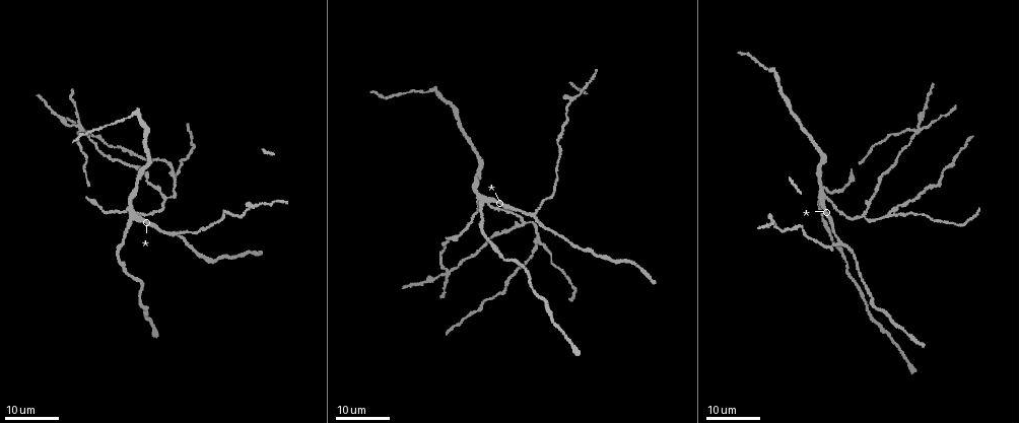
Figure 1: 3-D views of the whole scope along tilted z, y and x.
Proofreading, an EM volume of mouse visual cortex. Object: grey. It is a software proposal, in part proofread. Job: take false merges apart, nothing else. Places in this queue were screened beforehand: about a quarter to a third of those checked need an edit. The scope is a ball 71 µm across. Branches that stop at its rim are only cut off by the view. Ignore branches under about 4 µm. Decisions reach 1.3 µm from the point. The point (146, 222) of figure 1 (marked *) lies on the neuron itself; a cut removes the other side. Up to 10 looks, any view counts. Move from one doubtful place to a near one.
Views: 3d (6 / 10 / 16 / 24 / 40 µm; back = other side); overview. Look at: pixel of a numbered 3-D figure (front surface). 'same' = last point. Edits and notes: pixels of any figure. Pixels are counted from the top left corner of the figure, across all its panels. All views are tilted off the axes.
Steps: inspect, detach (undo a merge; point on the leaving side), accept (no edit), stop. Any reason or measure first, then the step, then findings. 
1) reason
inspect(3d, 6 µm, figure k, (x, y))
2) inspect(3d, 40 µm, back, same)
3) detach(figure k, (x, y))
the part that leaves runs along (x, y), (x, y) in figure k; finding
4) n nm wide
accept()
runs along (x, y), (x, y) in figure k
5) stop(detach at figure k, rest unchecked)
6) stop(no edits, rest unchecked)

a fork
inspect(3d, 24 µm, figure 1, (173, 235))

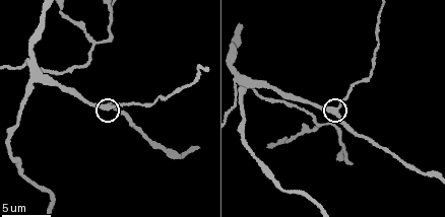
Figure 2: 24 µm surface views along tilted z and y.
inspect(3d, 10 µm, figure 2, (338, 110))

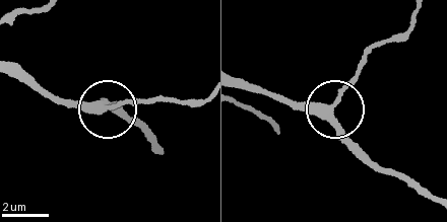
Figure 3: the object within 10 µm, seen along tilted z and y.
3 arms
accept()
continuous, no second neuron

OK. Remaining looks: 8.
a fork
inspect(3d, 6 µm, figure 2, (321, 124))

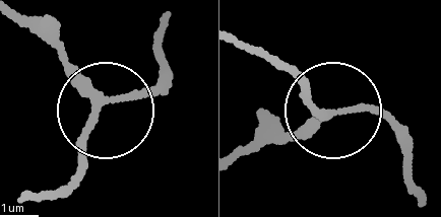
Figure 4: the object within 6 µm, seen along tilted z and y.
3 arms
accept()
runs along (38, 195), (74, 176), (110, 102), (172, 72) in figure 4; all the same neuron

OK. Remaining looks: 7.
calibre changes
inspect(3d, 24 µm, figure 1, (494, 234))

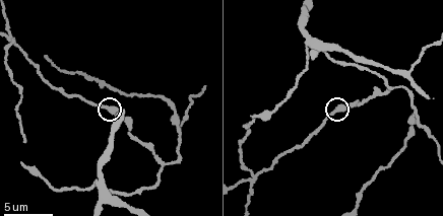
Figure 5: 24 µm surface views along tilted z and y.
inspect(3d, 6 µm, figure 5, (335, 108))

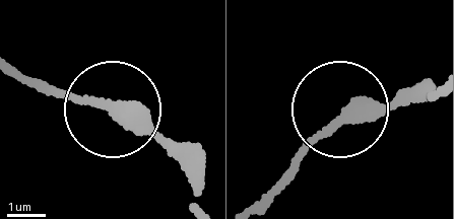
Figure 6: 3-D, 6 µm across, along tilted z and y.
accept()
runs along (434, 93), (345, 107), (263, 191) in figure 6; all the same neuron

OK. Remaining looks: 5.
inspect(3d, 10 µm, figure 5, (418, 122))

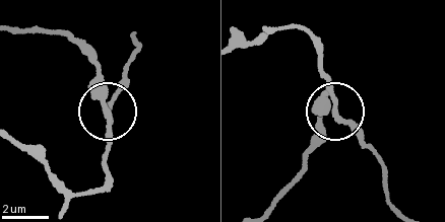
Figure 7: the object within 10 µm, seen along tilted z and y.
side arm 20 µm
accept()
runs along (273, 27), (301, 28), (313, 40), (335, 112), (363, 137) in figure 7; continuous, no second neuron

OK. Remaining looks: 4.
small branch off a trunk
inspect(3d, 10 µm, figure 5, (100, 183))

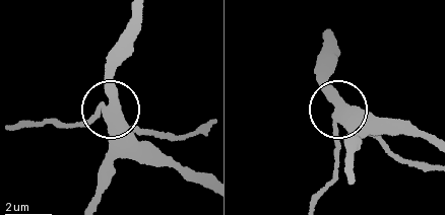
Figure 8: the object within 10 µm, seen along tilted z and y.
inspect(3d, 6 µm, figure 8, (108, 110))

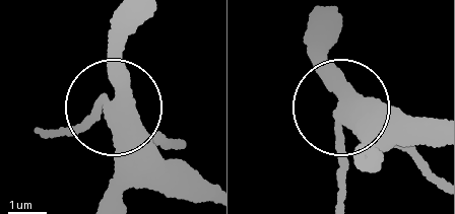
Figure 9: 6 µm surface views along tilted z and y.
side arm 12 µm
accept()
runs along (206, 192), (107, 104), (71, 130) in figure 9; all the same neuron

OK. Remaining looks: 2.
stop(no edits, rest unchecked)

